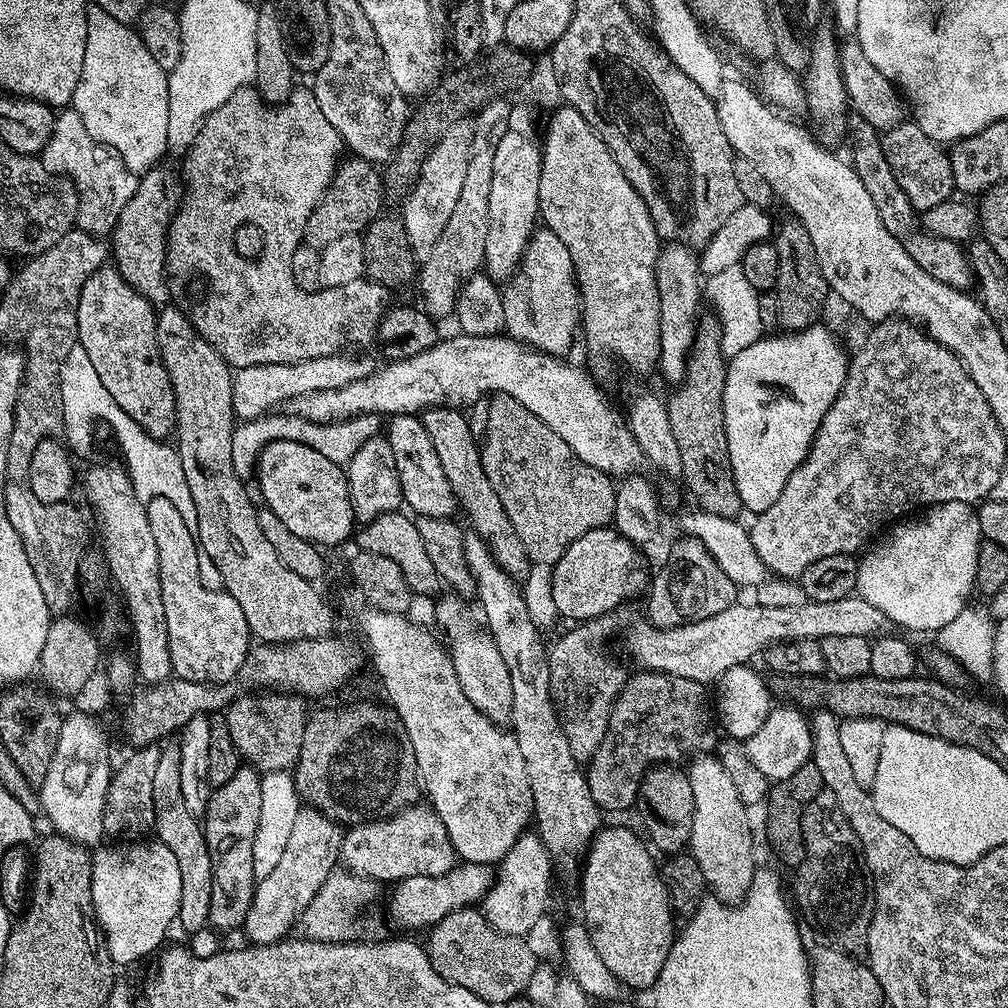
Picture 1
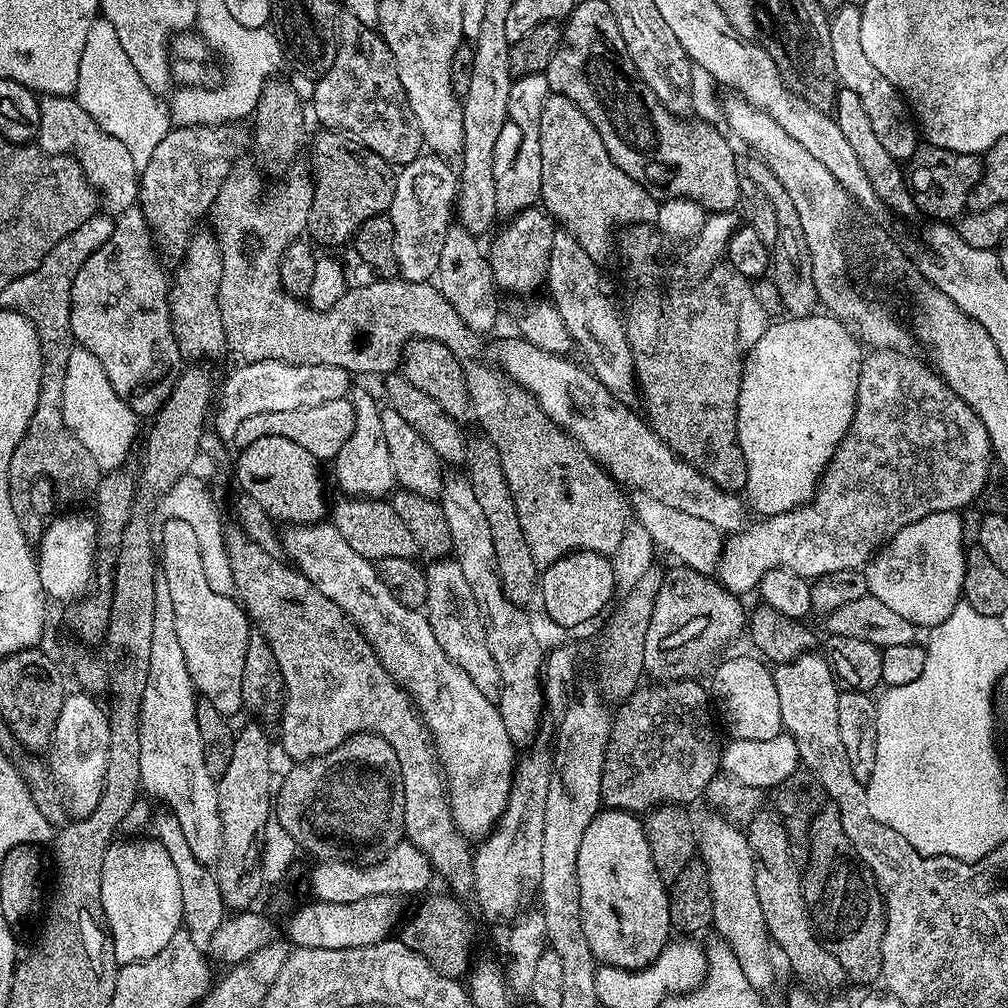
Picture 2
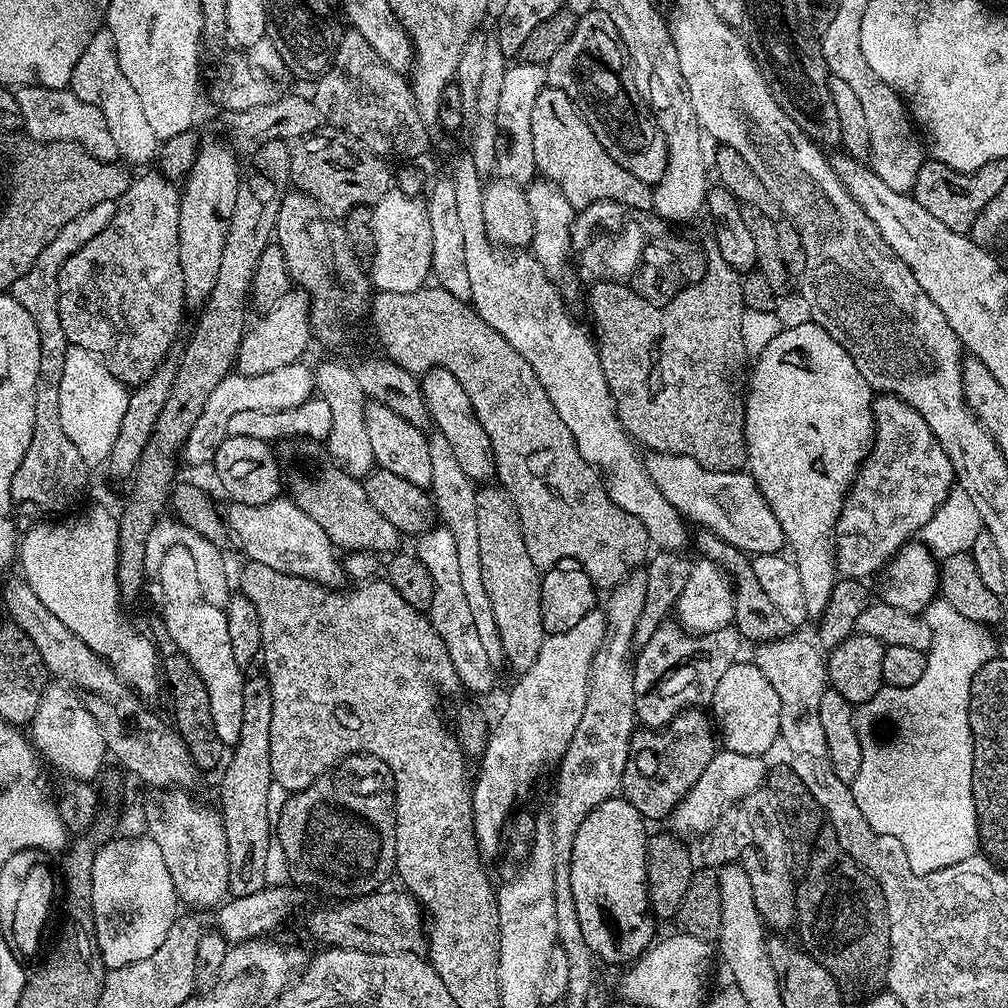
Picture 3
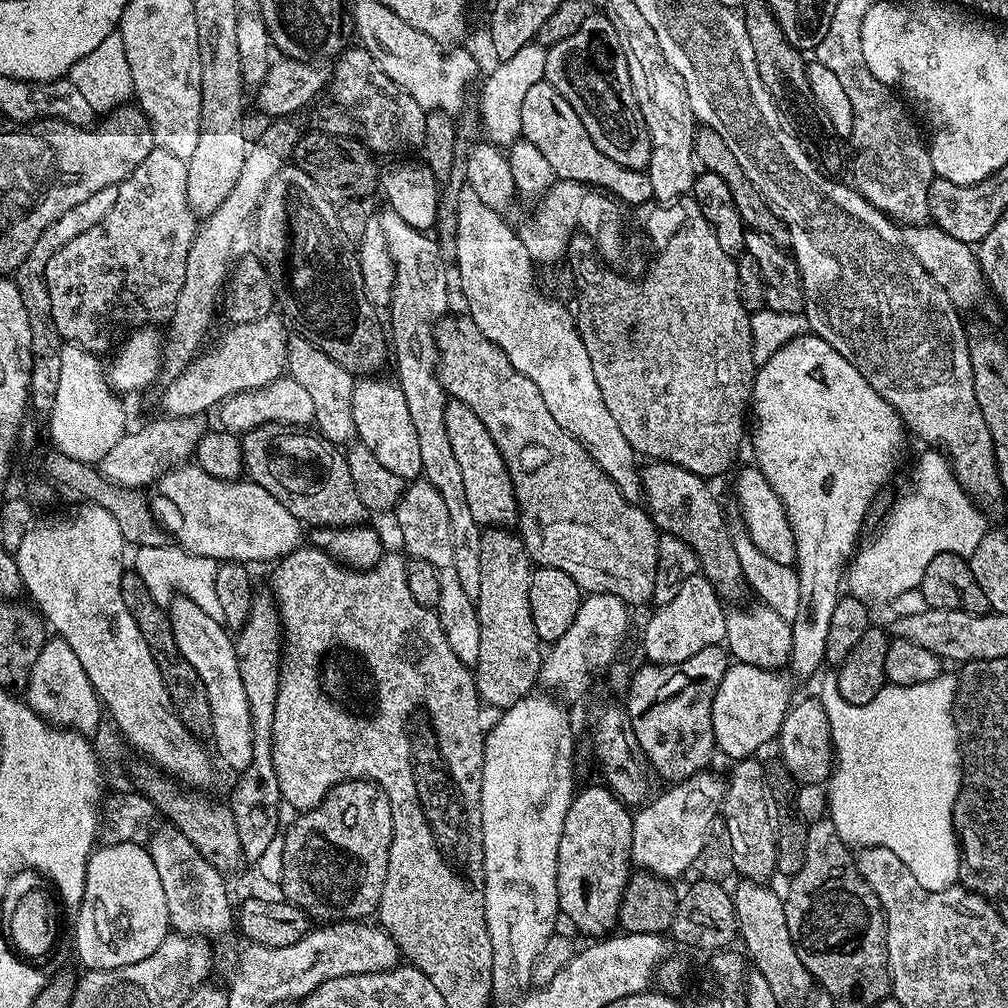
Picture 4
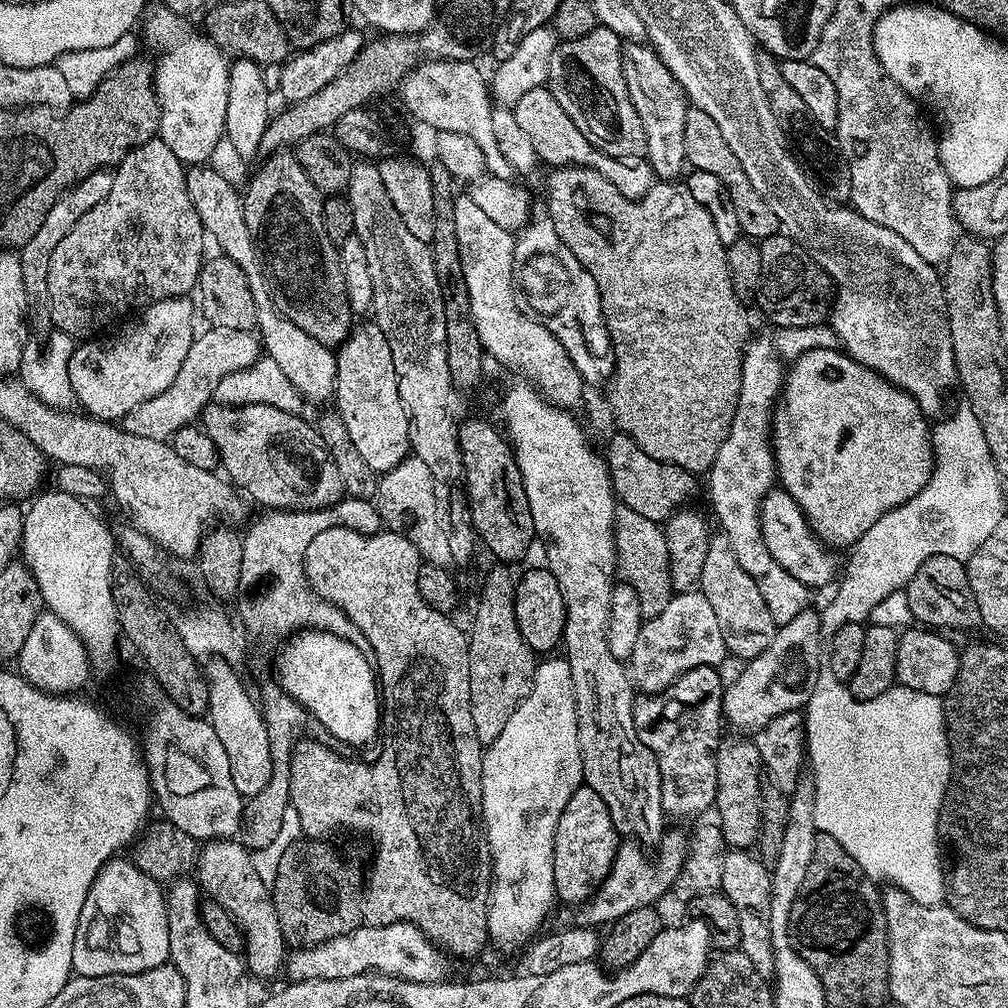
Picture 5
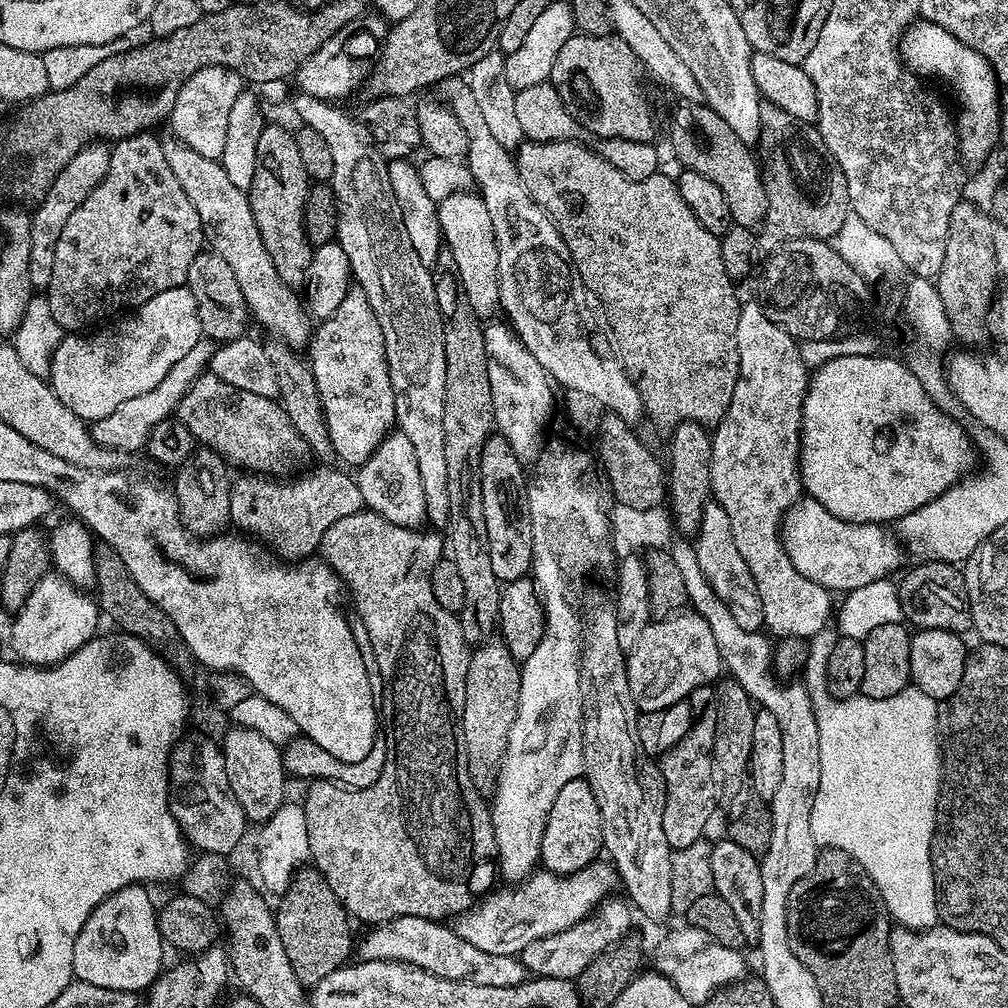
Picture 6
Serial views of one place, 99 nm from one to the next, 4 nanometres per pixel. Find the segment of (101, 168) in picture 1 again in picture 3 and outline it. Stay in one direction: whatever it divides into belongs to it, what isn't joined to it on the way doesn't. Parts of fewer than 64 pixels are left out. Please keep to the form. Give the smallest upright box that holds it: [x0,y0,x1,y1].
[15,84,120,162]

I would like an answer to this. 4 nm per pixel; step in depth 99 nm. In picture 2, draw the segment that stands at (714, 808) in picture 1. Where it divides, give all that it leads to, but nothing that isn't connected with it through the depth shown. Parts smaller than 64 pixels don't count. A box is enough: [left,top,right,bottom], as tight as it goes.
[698,815,776,990]

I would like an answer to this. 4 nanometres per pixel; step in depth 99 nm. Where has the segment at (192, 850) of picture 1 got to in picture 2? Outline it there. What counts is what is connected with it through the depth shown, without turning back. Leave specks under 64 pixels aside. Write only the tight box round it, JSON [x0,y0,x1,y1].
[154,810,226,951]

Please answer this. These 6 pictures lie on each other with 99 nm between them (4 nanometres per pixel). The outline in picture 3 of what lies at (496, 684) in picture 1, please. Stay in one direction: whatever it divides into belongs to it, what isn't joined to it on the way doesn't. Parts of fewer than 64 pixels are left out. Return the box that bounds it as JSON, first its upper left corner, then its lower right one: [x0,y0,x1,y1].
[414,526,496,692]

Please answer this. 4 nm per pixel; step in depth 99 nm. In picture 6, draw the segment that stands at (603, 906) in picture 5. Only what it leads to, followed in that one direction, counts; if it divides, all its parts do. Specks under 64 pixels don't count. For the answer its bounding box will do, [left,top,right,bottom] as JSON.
[454,858,620,956]

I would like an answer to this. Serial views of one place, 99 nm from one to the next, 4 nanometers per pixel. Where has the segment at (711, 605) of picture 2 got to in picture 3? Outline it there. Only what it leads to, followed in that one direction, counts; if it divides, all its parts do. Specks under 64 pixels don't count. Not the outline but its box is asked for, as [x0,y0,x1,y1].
[634,626,742,730]

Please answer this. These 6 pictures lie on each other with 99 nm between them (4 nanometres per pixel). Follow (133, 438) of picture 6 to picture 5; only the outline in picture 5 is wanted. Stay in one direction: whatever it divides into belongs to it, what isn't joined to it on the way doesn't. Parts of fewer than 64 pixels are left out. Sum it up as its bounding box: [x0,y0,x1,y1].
[122,327,262,441]

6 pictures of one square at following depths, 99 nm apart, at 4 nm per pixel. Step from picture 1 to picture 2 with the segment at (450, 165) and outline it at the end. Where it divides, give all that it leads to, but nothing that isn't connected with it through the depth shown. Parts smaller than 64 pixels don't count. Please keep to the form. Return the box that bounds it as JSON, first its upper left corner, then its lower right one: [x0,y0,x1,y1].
[386,154,458,282]

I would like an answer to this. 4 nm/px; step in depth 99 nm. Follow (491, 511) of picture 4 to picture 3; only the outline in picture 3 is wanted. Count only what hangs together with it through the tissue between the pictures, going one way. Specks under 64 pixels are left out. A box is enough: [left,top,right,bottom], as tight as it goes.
[419,366,496,482]

